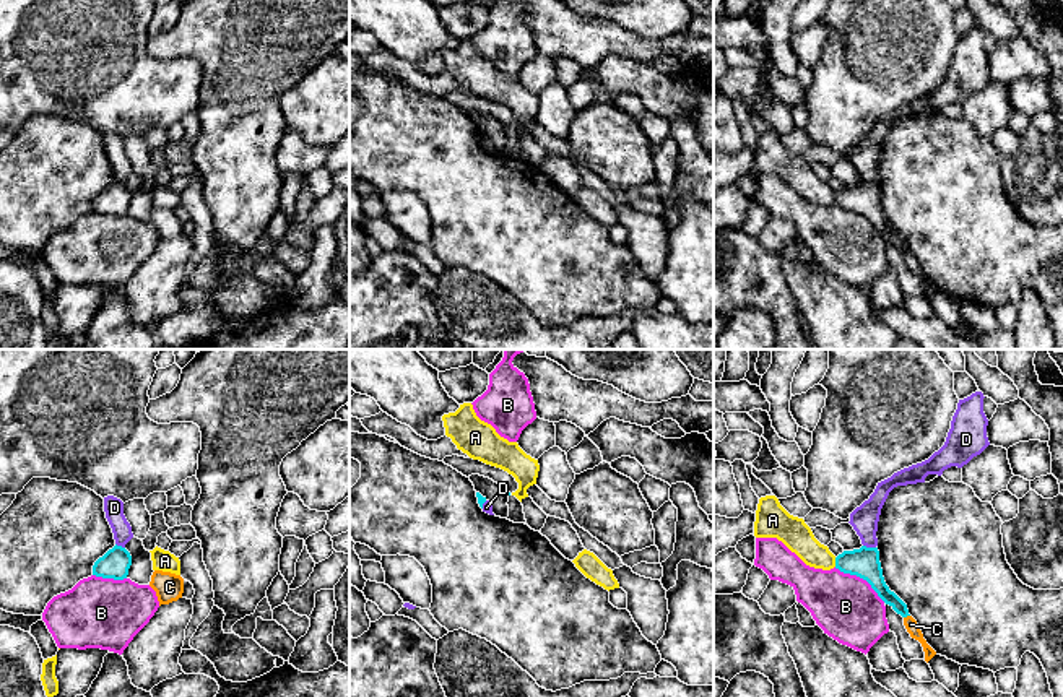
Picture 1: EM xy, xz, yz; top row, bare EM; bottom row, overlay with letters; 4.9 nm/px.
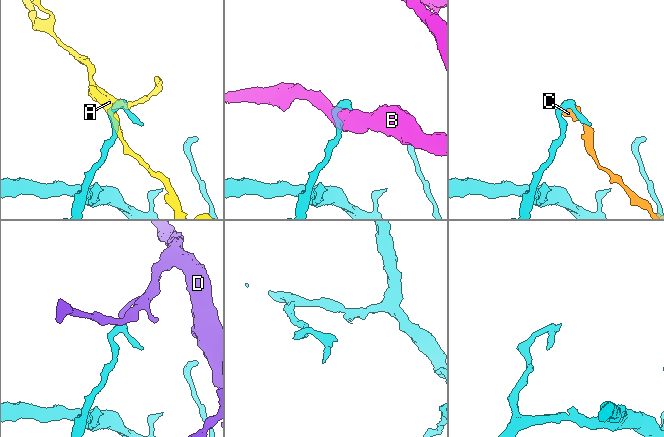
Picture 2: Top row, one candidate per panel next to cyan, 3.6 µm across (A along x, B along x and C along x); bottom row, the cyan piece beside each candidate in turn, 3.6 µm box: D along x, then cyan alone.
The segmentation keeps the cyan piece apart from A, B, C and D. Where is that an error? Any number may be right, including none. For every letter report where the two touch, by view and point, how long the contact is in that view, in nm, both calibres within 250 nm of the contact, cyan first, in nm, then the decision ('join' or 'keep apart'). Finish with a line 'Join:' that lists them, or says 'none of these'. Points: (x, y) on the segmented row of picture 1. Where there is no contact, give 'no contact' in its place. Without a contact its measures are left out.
A: yz (836, 562) | 50 nm | 150/150 nm | keep apart
B: yz (860, 577) | 300 nm | 150/320 nm | keep apart
C: yz (906, 616) | 40 nm | 80/70 nm | keep apart
D: yz (870, 548) | 70 nm | 150/140 nm | keep apart
Join: none of these

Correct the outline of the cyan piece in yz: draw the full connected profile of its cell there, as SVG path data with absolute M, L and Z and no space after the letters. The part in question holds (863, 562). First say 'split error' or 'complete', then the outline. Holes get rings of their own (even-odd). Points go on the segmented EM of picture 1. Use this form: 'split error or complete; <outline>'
complete; M861 546L835 557L835 569L866 580L878 596L902 617L910 616L907 604L884 582L878 548Z

